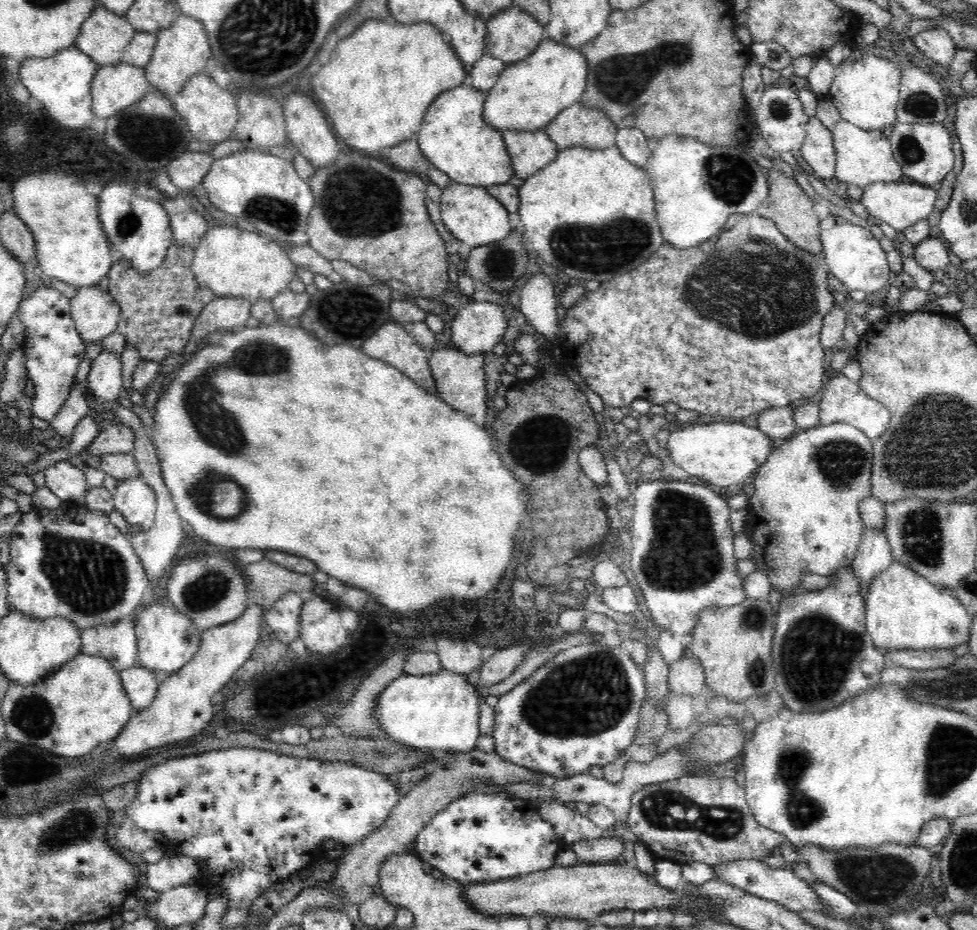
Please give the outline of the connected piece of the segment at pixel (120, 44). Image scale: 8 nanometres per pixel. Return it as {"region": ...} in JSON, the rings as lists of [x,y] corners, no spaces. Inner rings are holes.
{"region":[[[97,5],[84,20],[75,45],[99,67],[122,63],[124,48],[136,34],[125,16],[118,16]]]}

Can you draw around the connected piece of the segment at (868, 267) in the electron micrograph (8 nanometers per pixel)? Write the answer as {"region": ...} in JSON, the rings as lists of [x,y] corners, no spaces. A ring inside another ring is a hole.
{"region":[[[839,219],[831,228],[821,229],[820,234],[823,245],[822,254],[826,258],[829,272],[849,291],[863,290],[868,295],[888,286],[890,270],[887,253],[882,250],[880,240],[876,239],[869,229]]]}

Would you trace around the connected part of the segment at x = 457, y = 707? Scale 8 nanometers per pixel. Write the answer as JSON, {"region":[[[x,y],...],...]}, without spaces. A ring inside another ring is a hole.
{"region":[[[444,668],[440,673],[427,676],[403,675],[396,680],[389,682],[382,692],[377,694],[377,705],[375,715],[377,724],[382,733],[392,742],[410,748],[410,750],[420,750],[420,752],[446,753],[466,753],[476,749],[476,741],[480,733],[478,707],[481,703],[478,699],[477,685],[470,685],[467,677],[448,672]]]}

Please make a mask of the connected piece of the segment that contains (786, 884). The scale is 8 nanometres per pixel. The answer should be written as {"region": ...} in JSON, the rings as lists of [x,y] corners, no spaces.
{"region":[[[756,859],[737,860],[730,863],[716,863],[711,866],[719,881],[744,889],[744,892],[771,900],[799,913],[801,910],[814,910],[822,914],[829,913],[829,908],[819,900],[812,885],[798,878],[791,870],[770,868],[764,861]]]}

